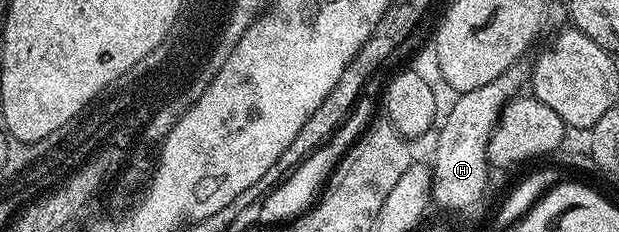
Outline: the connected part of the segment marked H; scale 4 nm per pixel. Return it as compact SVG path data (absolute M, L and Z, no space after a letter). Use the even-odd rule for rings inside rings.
M522 63L514 64L505 74L477 86L477 90L460 92L454 98L451 109L442 113L435 136L435 164L431 170L431 198L439 197L443 204L480 203L483 191L487 188L487 143L493 134L495 124L510 100L524 91L529 80L529 72Z

